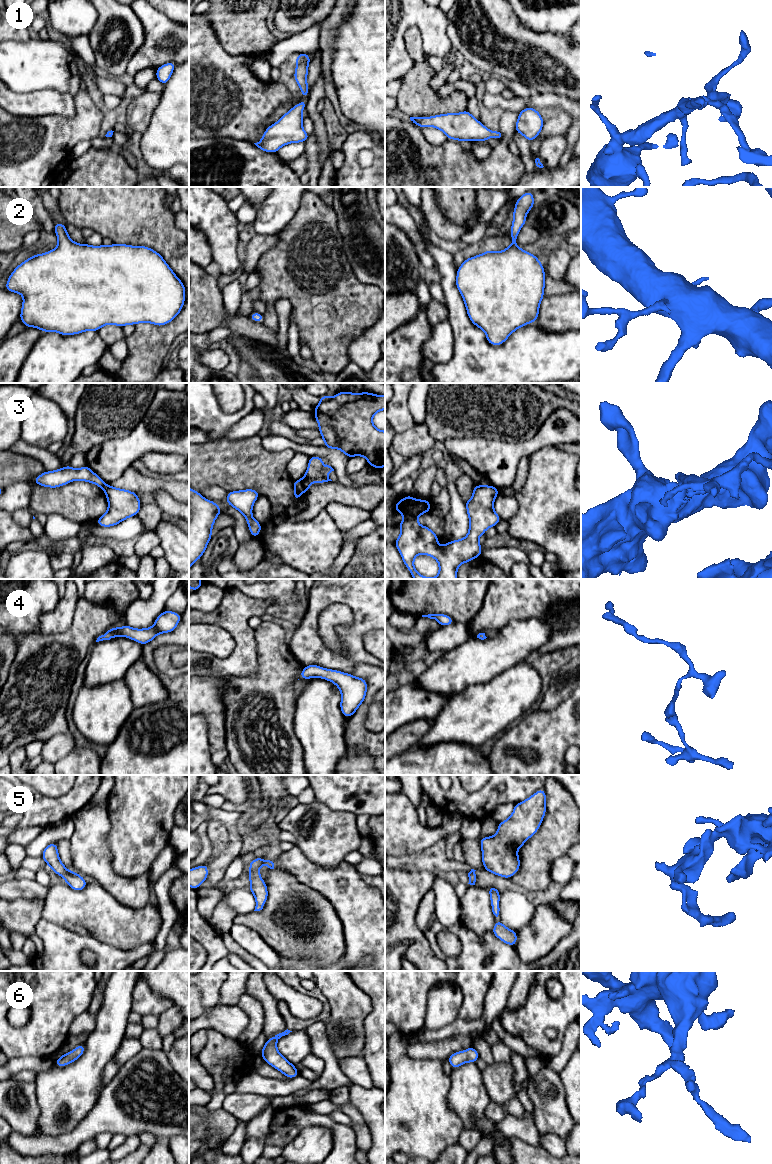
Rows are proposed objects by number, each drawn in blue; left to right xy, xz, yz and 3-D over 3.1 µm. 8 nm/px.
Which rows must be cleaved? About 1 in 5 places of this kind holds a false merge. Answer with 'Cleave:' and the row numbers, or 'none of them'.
Cleave: 3

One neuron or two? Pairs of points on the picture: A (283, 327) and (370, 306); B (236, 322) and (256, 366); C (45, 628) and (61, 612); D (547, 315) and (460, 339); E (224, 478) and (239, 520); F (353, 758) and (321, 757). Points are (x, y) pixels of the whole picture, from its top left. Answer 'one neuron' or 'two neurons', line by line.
A: two neurons
B: two neurons
C: one neuron
D: two neurons
E: two neurons
F: two neurons

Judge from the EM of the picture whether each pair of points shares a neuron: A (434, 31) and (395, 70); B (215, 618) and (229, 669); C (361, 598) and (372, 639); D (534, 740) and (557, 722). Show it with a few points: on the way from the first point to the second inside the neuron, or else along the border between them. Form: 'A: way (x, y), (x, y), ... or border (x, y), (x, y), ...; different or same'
A: way (416, 22), (408, 22), (397, 33), (395, 52); same
B: way (229, 625), (240, 636), (240, 655); same
C: border (374, 629), (362, 637), (363, 647), (372, 654); different
D: way (540, 734), (546, 733), (551, 728); same

